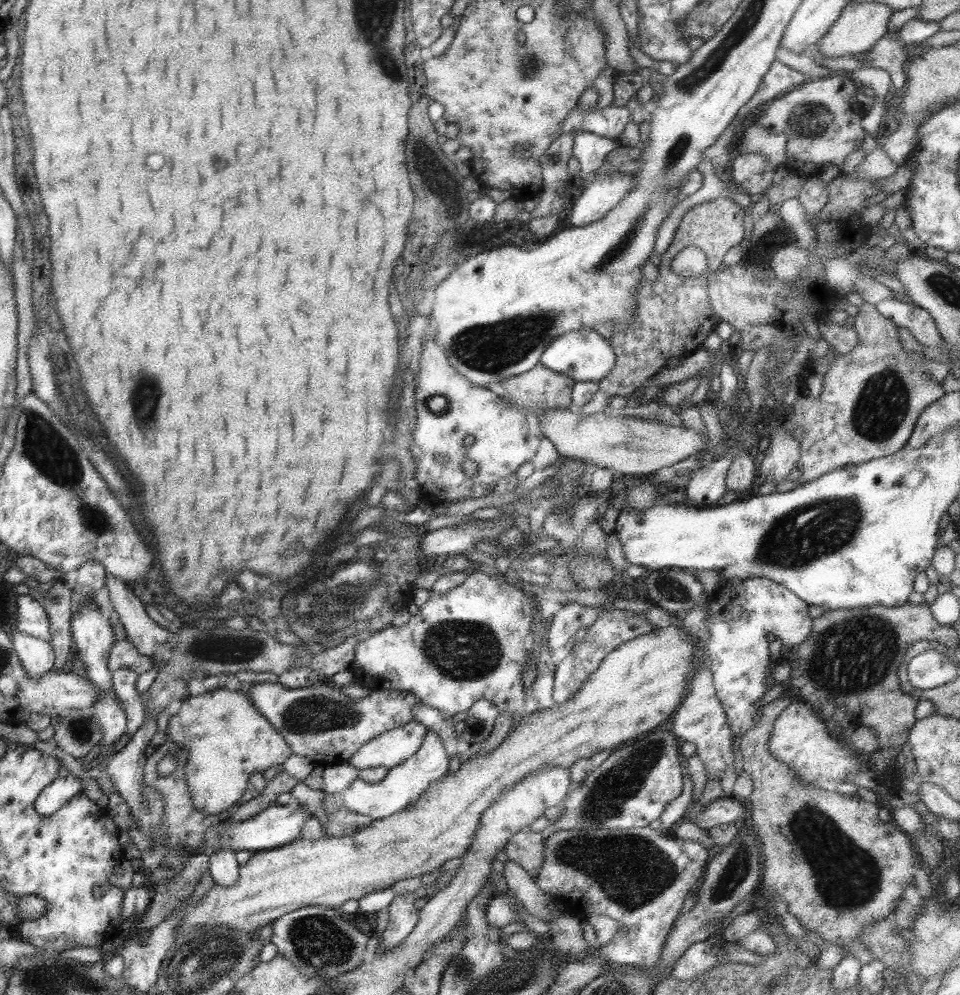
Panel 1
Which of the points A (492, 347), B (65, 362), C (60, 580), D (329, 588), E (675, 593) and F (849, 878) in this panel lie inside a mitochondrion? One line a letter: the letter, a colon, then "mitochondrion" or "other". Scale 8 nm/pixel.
A: mitochondrion
B: other
C: other
D: mitochondrion
E: mitochondrion
F: mitochondrion

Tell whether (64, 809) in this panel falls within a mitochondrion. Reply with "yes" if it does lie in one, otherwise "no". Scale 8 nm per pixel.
no

